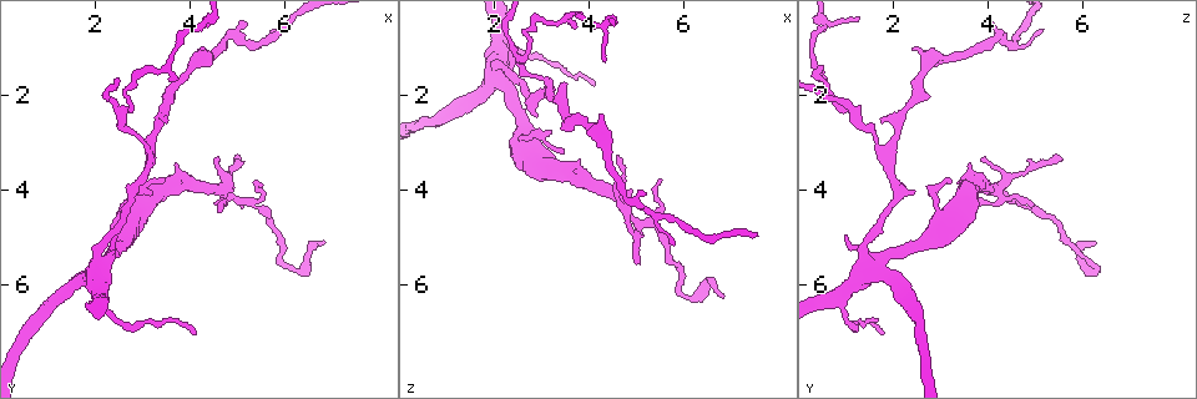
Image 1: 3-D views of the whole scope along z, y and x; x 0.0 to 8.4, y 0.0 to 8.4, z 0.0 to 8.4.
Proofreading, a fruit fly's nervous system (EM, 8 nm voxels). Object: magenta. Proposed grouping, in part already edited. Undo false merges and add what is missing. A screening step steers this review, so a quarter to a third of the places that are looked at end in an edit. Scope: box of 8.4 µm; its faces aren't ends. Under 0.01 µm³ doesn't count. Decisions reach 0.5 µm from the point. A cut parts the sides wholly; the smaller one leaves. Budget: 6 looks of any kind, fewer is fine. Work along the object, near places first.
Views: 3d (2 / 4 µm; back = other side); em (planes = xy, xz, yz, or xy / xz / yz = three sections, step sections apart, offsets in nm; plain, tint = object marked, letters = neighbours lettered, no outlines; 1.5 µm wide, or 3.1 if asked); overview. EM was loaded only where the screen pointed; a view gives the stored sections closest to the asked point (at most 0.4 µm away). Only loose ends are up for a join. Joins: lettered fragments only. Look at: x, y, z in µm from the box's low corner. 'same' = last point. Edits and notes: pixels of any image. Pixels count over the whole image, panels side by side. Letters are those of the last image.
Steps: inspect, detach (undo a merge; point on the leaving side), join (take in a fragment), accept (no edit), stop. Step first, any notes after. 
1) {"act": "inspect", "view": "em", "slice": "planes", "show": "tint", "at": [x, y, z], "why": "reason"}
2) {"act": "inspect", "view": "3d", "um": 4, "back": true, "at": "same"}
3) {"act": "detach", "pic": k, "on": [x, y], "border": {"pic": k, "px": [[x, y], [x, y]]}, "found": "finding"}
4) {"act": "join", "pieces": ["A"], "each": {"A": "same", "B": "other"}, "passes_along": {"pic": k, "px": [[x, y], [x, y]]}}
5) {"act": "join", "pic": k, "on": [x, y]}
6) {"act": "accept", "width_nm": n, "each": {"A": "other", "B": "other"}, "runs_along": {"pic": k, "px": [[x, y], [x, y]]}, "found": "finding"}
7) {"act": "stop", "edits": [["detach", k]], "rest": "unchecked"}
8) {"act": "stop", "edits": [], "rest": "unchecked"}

{"act": "inspect", "view": "3d", "um": 2, "at": [5.10, 3.30, 5.55], "why": "free end"}

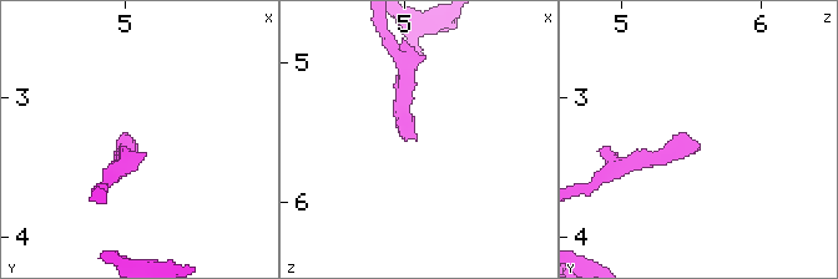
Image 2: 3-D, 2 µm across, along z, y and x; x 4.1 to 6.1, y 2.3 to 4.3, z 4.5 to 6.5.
{"act": "inspect", "view": "em", "slice": "planes", "show": "tint", "at": [5.06, 3.32, 5.56]}

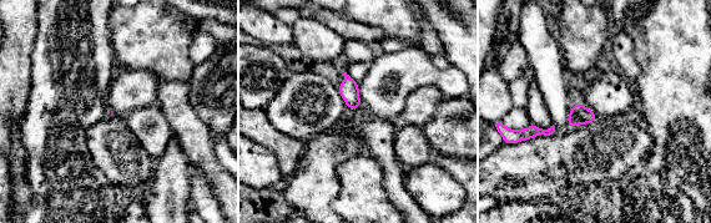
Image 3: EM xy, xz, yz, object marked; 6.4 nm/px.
{"act": "inspect", "view": "em", "slice": "planes", "show": "letters", "at": "same"}

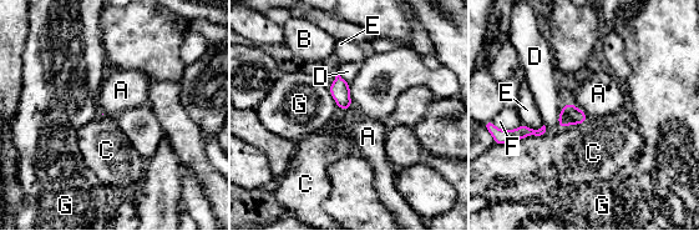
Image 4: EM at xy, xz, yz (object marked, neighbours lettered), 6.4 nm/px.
{"act": "accept", "each": {"A": "other", "B": "other", "C": "other", "D": "other", "E": "other", "F": "other", "G": "other"}, "found": "none of them fits"}

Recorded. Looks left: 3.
{"act": "inspect", "view": "em", "slice": "planes", "show": "tint", "at": [6.05, 5.60, 6.35], "why": "abrupt turn"}

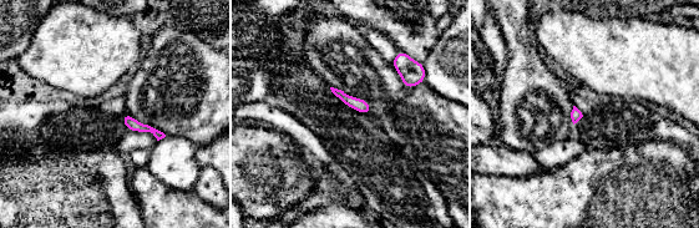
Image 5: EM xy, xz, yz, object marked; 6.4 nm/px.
{"act": "inspect", "view": "em", "slice": "planes", "show": "letters", "at": "same"}

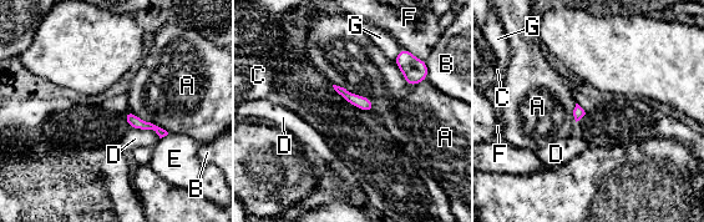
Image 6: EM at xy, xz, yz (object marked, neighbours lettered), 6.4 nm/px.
{"act": "accept", "each": {"A": "other", "B": "other", "C": "other", "D": "other", "E": "other", "F": "other", "G": "other"}, "found": "one neuron here"}

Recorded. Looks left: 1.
{"act": "stop", "edits": [], "rest": "unchecked"}

